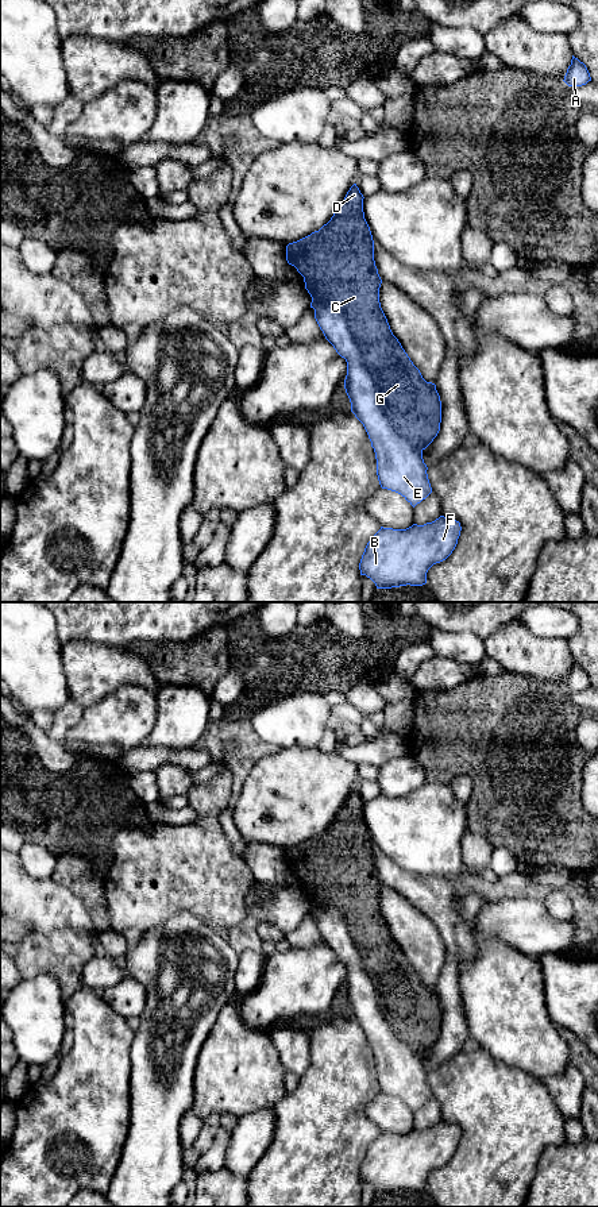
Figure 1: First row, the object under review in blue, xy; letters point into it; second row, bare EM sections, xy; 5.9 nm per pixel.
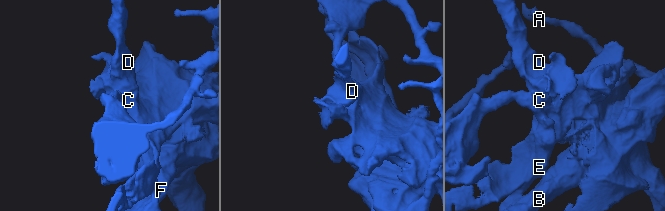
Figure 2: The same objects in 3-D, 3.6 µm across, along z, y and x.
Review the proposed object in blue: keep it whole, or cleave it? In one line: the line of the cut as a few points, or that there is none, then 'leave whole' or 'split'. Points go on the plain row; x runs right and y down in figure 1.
xy (312, 901), (331, 903), (340, 913), (385, 1021), (421, 1056) | split

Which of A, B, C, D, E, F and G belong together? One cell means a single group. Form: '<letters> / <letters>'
A B C D F G / E

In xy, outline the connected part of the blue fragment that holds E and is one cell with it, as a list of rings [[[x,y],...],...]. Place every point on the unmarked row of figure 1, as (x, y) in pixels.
[[[312,902],[310,913],[325,944],[347,967],[344,994],[351,1017],[363,1029],[374,1053],[381,1092],[401,1099],[414,1112],[432,1098],[423,1056],[402,1042],[386,1022],[342,913],[325,902]]]

